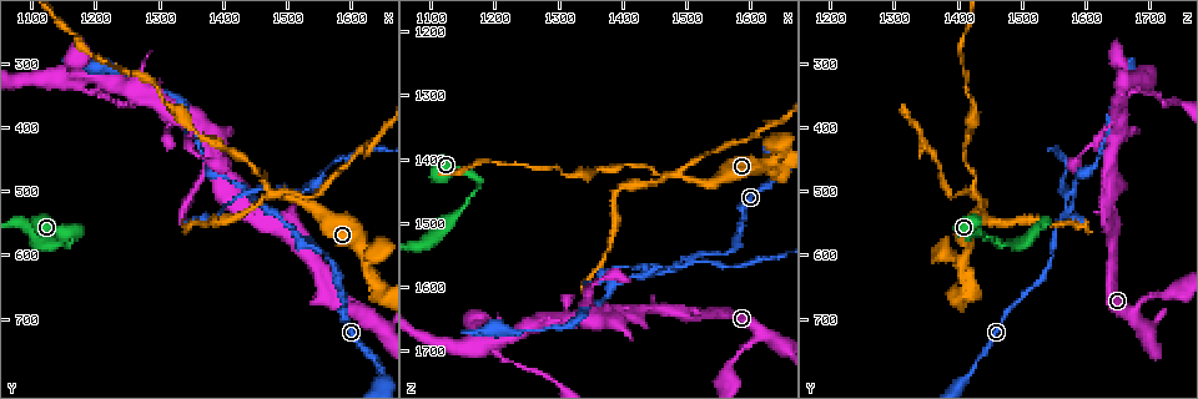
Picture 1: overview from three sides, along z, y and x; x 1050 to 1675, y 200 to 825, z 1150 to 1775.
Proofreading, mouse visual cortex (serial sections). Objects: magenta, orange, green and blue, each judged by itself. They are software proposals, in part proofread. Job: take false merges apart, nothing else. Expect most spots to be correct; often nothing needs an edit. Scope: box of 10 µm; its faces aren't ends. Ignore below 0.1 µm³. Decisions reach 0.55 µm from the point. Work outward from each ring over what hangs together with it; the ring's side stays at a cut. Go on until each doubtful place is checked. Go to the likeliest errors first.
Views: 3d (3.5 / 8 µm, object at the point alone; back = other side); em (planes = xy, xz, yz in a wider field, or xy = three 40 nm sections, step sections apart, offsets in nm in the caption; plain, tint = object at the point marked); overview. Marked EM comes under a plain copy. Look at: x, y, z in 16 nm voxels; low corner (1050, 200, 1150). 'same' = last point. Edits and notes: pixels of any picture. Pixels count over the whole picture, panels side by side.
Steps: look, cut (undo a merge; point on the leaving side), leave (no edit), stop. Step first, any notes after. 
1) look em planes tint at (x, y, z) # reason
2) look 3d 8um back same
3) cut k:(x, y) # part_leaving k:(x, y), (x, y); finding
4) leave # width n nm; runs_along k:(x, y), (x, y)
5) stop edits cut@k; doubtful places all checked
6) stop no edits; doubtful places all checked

look 3d 3.5um at (1435, 500, 1580) # three-way junction

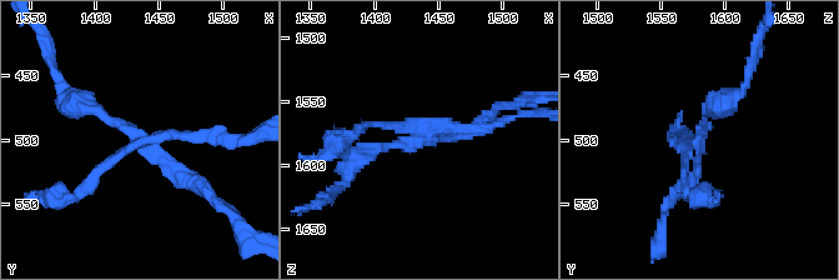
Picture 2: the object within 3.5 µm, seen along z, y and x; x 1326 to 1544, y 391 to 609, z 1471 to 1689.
cut 2:(197, 139) # part_leaving 2:(155, 138), (259, 138); a second cell is stuck on

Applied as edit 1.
look overview # redraw

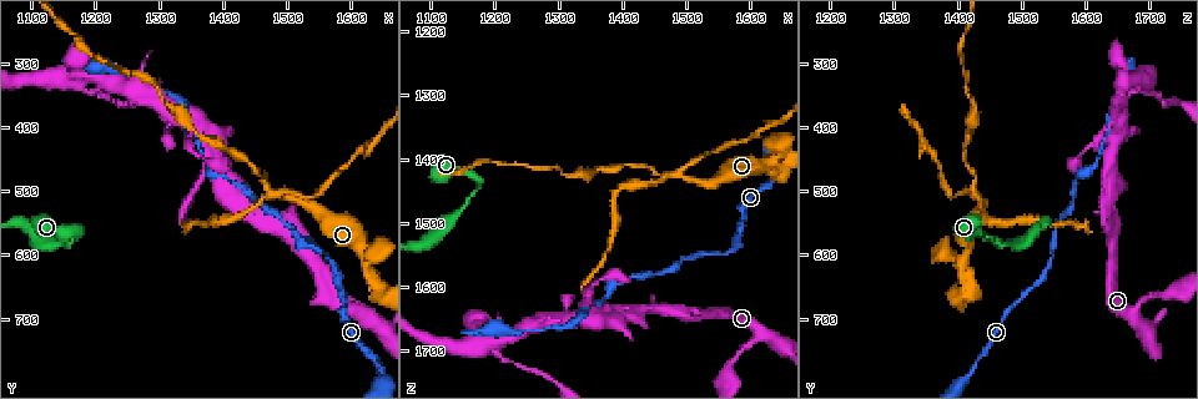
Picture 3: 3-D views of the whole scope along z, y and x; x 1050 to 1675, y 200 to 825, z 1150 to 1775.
look 3d 3.5um at (1485, 500, 1425) # four or more arms meet

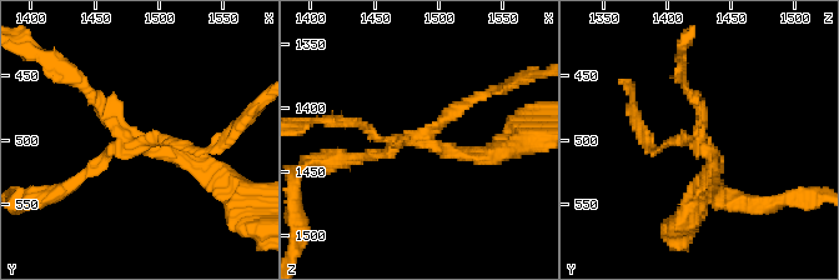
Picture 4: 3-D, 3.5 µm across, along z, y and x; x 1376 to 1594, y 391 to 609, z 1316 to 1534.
look em xy step 5 tint at (1478, 502, 1426) # arms 4; arm_widths 150, 150, 150, 200 nm; now the EM

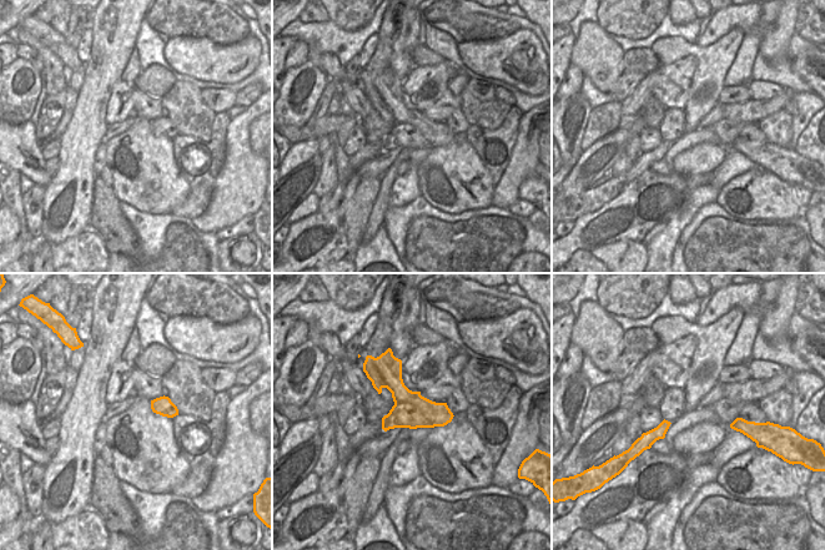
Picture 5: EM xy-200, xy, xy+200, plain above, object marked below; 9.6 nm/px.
cut 4:(88, 171) # border 5:(395, 403), (434, 410), (438, 419); two cells meet here

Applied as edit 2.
look 3d 3.5um at (1210, 350, 1710) # two arms in line, one across

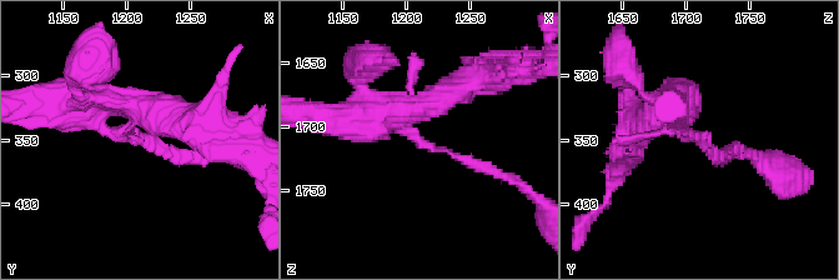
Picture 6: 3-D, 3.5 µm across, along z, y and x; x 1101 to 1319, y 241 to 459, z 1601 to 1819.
look em xy step 2 tint at (1210, 350, 1710) # now the EM

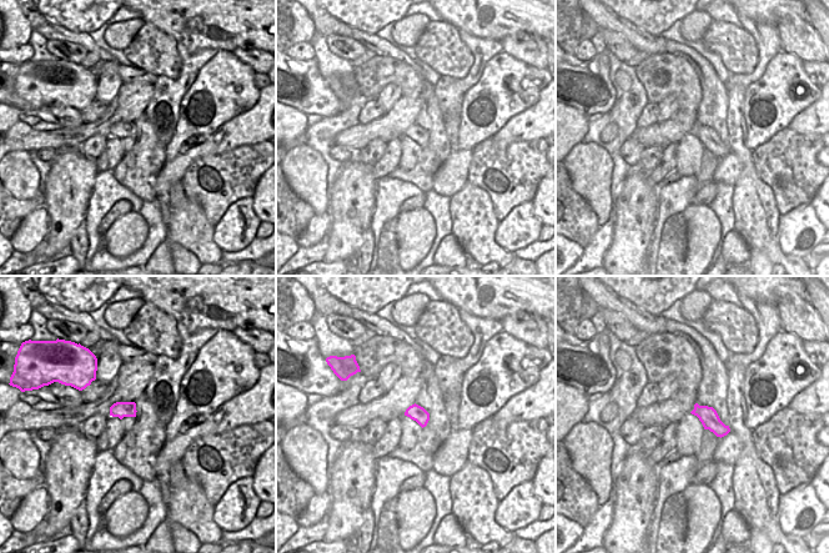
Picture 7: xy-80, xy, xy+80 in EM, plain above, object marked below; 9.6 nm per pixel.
look em planes tint same

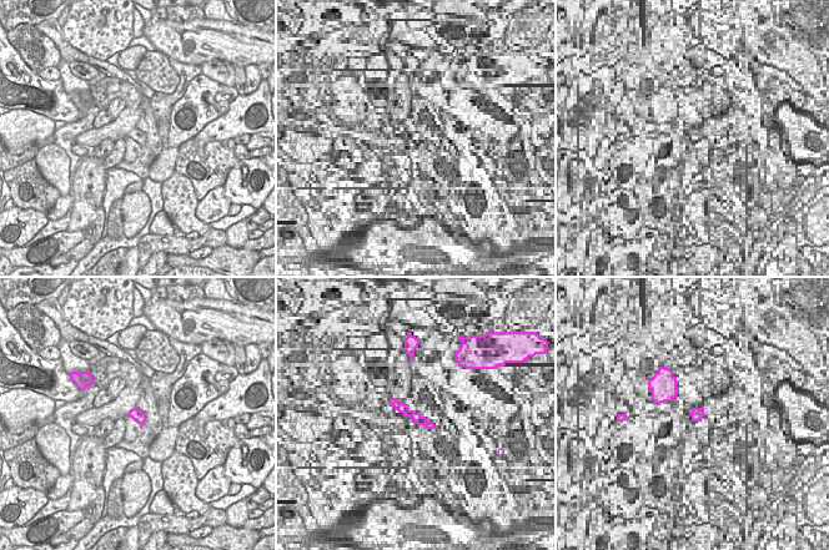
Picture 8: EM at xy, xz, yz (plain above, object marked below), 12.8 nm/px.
leave # width 160 nm; runs_along 6:(442, 96), (405, 129), (492, 170); all the same cell

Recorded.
stop edits cut@2, cut@4; doubtful places all checked

